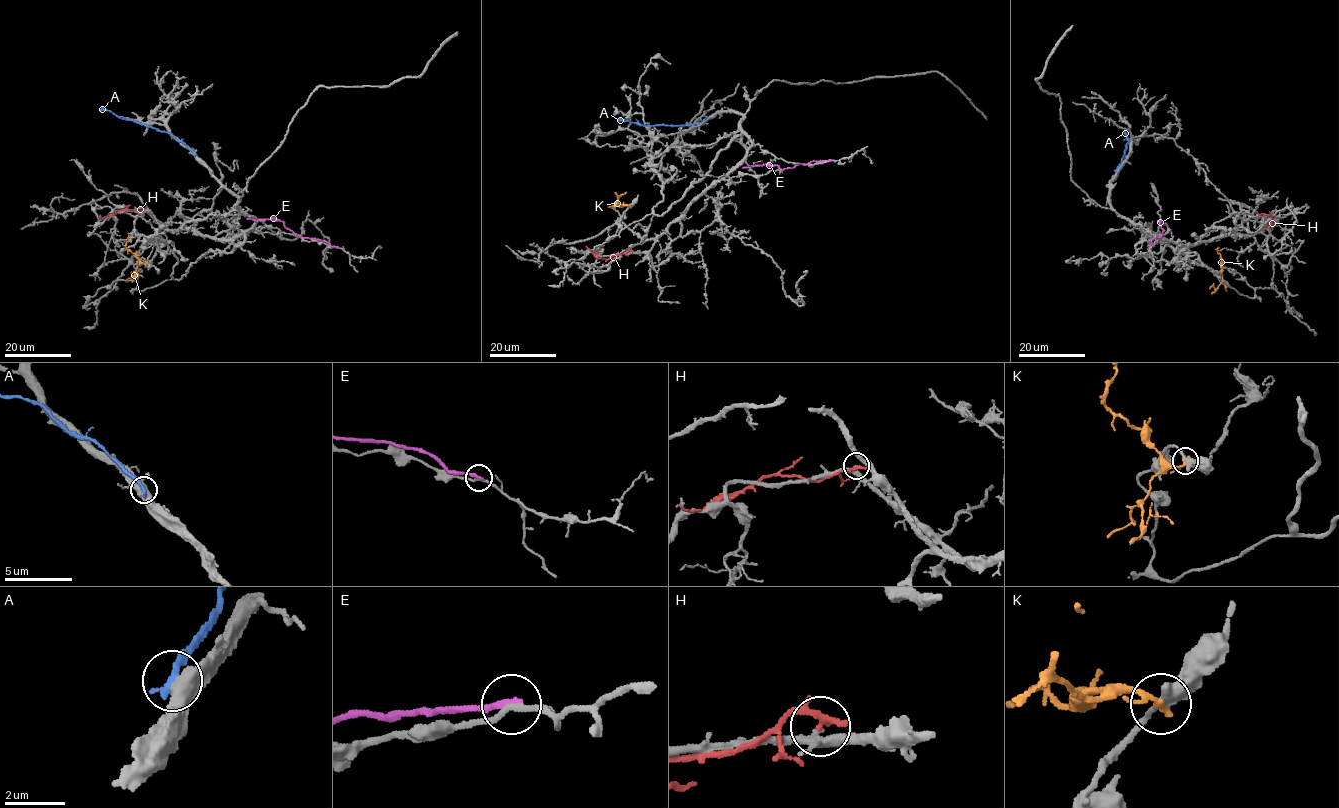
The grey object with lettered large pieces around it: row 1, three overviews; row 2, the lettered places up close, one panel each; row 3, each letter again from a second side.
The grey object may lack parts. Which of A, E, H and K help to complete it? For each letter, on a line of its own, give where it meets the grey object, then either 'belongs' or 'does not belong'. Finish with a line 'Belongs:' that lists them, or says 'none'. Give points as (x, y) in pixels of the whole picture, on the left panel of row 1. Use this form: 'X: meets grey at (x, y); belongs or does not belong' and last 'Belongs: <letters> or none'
A: meets grey at (195, 154); does not belong
E: meets grey at (338, 247); does not belong
H: meets grey at (143, 207); does not belong
K: meets grey at (145, 261); does not belong
Belongs: none

